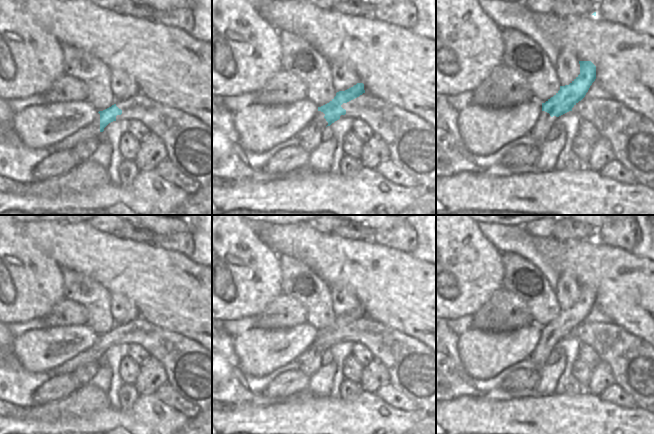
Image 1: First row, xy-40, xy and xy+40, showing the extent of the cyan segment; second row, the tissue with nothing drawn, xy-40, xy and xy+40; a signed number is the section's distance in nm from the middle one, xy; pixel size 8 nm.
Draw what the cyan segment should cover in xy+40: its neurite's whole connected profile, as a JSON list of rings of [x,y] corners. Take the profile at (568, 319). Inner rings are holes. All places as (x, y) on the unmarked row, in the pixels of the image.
[[[579,285],[580,298],[569,308],[560,310],[560,314],[545,327],[542,327],[542,335],[551,341],[559,341],[569,335],[581,325],[590,310],[596,303],[596,290],[591,285]]]

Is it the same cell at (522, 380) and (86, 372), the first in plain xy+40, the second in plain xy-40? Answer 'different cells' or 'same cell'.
different cells

